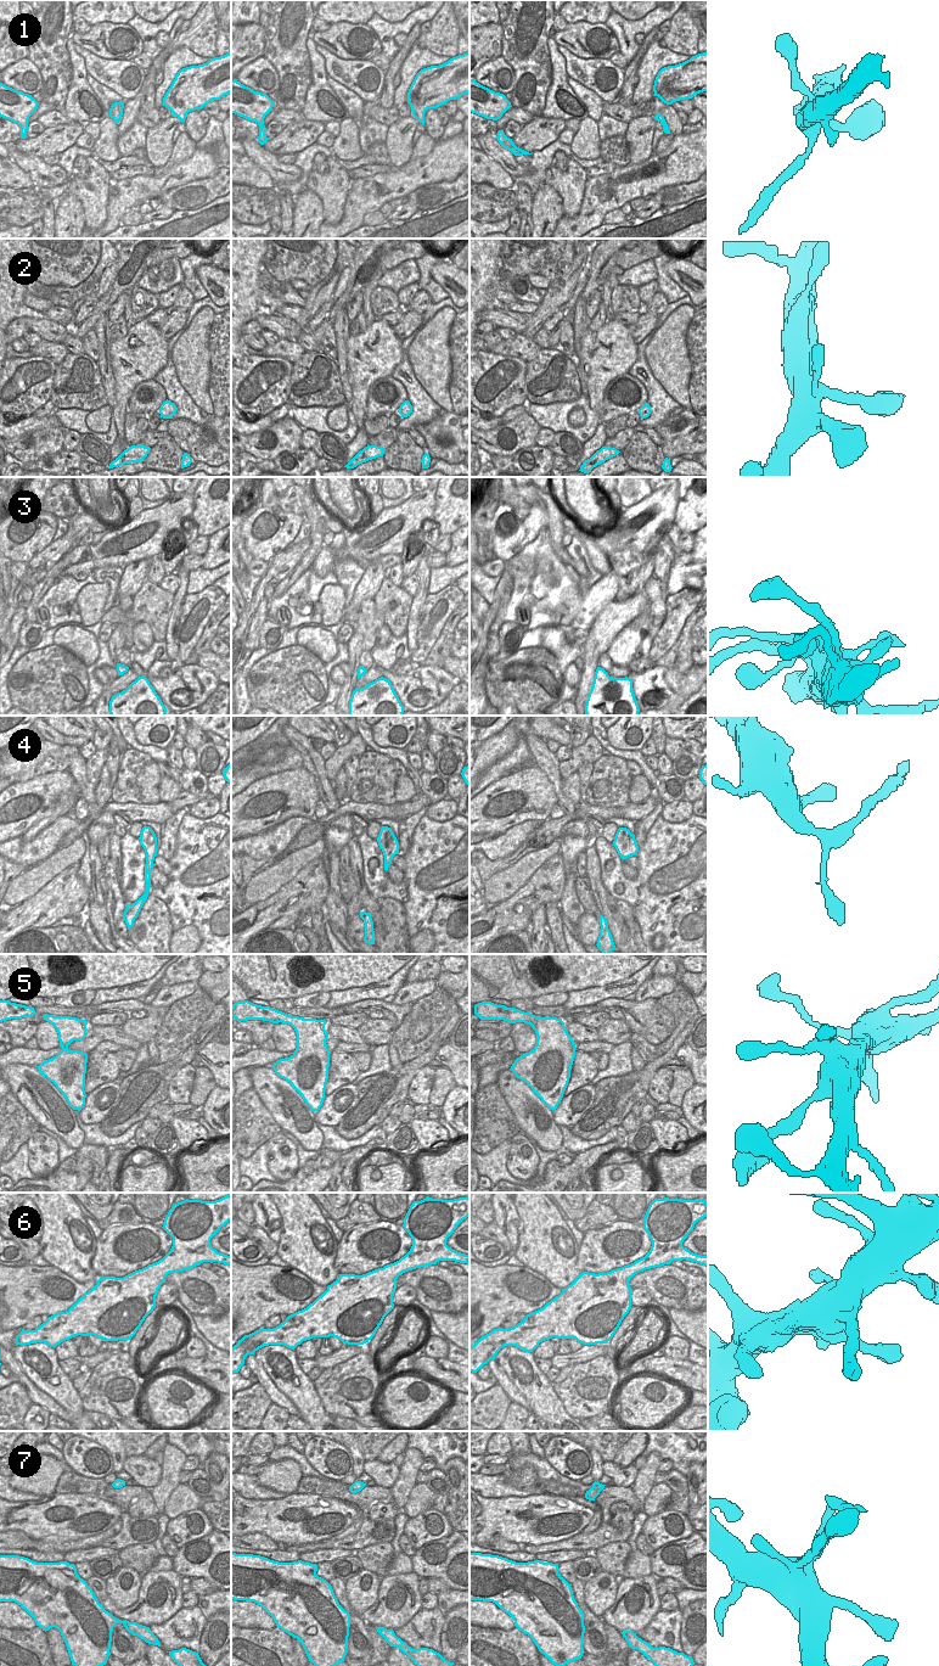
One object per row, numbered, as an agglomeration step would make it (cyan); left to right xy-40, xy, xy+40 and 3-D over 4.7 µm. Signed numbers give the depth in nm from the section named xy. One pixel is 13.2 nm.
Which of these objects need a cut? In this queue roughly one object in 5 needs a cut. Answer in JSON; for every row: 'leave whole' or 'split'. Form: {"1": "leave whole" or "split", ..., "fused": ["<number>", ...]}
{"1": "leave whole", "2": "leave whole", "3": "leave whole", "4": "leave whole", "5": "leave whole", "6": "leave whole", "7": "split", "fused": ["7"]}

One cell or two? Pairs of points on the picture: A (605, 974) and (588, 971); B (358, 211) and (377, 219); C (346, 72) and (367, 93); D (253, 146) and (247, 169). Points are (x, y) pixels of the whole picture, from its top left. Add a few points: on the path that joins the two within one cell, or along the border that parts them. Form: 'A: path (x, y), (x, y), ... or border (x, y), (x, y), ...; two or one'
A: path (601, 971), (591, 971); one
B: border (378, 208), (367, 212), (364, 216), (363, 224); two
C: path (352, 78), (353, 84), (361, 90); one
D: border (246, 153), (271, 178); two

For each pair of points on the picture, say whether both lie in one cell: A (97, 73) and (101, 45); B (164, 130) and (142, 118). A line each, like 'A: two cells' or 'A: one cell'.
A: two cells
B: two cells

